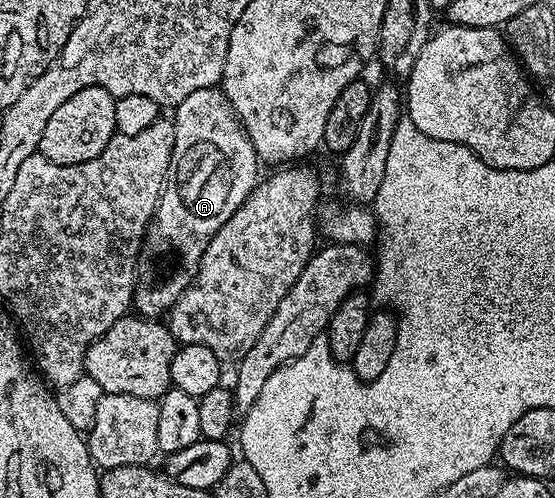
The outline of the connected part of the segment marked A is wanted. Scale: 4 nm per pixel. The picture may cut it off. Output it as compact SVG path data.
M221 88L192 91L192 95L188 95L188 99L181 101L173 110L172 120L172 163L166 176L166 184L162 186L162 197L154 209L154 217L142 237L134 279L132 309L137 316L147 319L158 319L169 314L176 299L180 299L180 295L184 295L186 288L194 282L204 251L216 231L220 231L220 227L224 227L224 223L228 223L228 219L236 215L238 208L246 202L260 180L260 162L256 151Z

